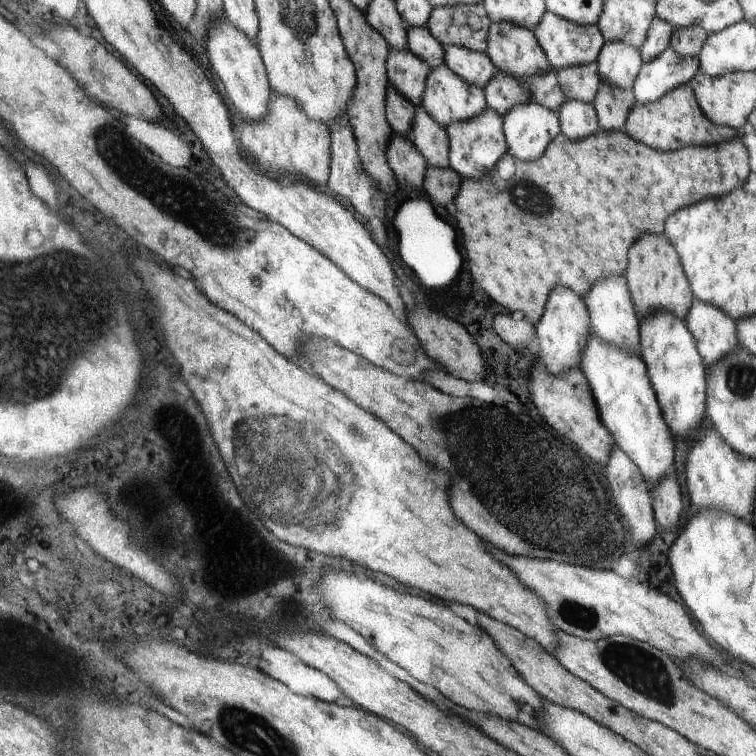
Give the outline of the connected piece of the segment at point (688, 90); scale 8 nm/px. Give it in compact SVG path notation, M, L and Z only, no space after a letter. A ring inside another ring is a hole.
M689 83L673 88L669 94L663 96L662 100L650 104L636 102L629 114L630 120L626 120L626 132L630 132L634 140L642 140L644 144L650 144L650 148L658 148L658 150L678 150L688 144L720 144L742 134L741 130L715 125L701 111L696 93Z

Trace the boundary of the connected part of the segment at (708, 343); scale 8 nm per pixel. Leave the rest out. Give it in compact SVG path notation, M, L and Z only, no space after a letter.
M694 299L684 321L690 324L689 331L698 336L698 348L702 348L706 364L717 362L722 355L740 346L736 319L715 304Z

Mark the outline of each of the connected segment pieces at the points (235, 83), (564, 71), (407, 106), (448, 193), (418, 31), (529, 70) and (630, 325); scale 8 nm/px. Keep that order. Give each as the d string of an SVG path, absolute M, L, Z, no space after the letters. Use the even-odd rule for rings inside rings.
M222 14L208 27L204 50L216 76L222 80L232 106L249 121L259 121L265 117L269 108L269 96L273 94L272 85L269 83L268 70L260 48L251 38Z
M597 61L567 66L557 71L560 85L567 98L592 104L602 80Z
M390 85L385 98L386 116L389 125L398 135L410 137L415 117L415 106L403 94Z
M428 166L423 178L423 188L430 195L430 201L436 200L442 206L446 206L458 194L460 183L461 177L450 166Z
M410 27L407 30L407 48L416 56L424 59L431 68L437 68L443 63L444 46L431 34L427 27Z
M508 21L492 22L488 34L489 46L485 52L496 65L496 70L518 77L519 80L532 75L541 75L551 68L549 59L545 55L537 35L522 25L515 25Z
M624 276L598 278L598 284L594 284L594 288L591 288L585 294L586 304L589 309L590 328L592 333L596 333L605 341L639 353L641 346L640 316L638 316L637 309L633 303L629 285L626 286L626 284Z

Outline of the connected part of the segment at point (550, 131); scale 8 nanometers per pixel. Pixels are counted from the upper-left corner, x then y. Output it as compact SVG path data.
M536 101L517 104L504 116L508 155L518 160L536 160L560 134L559 112Z

